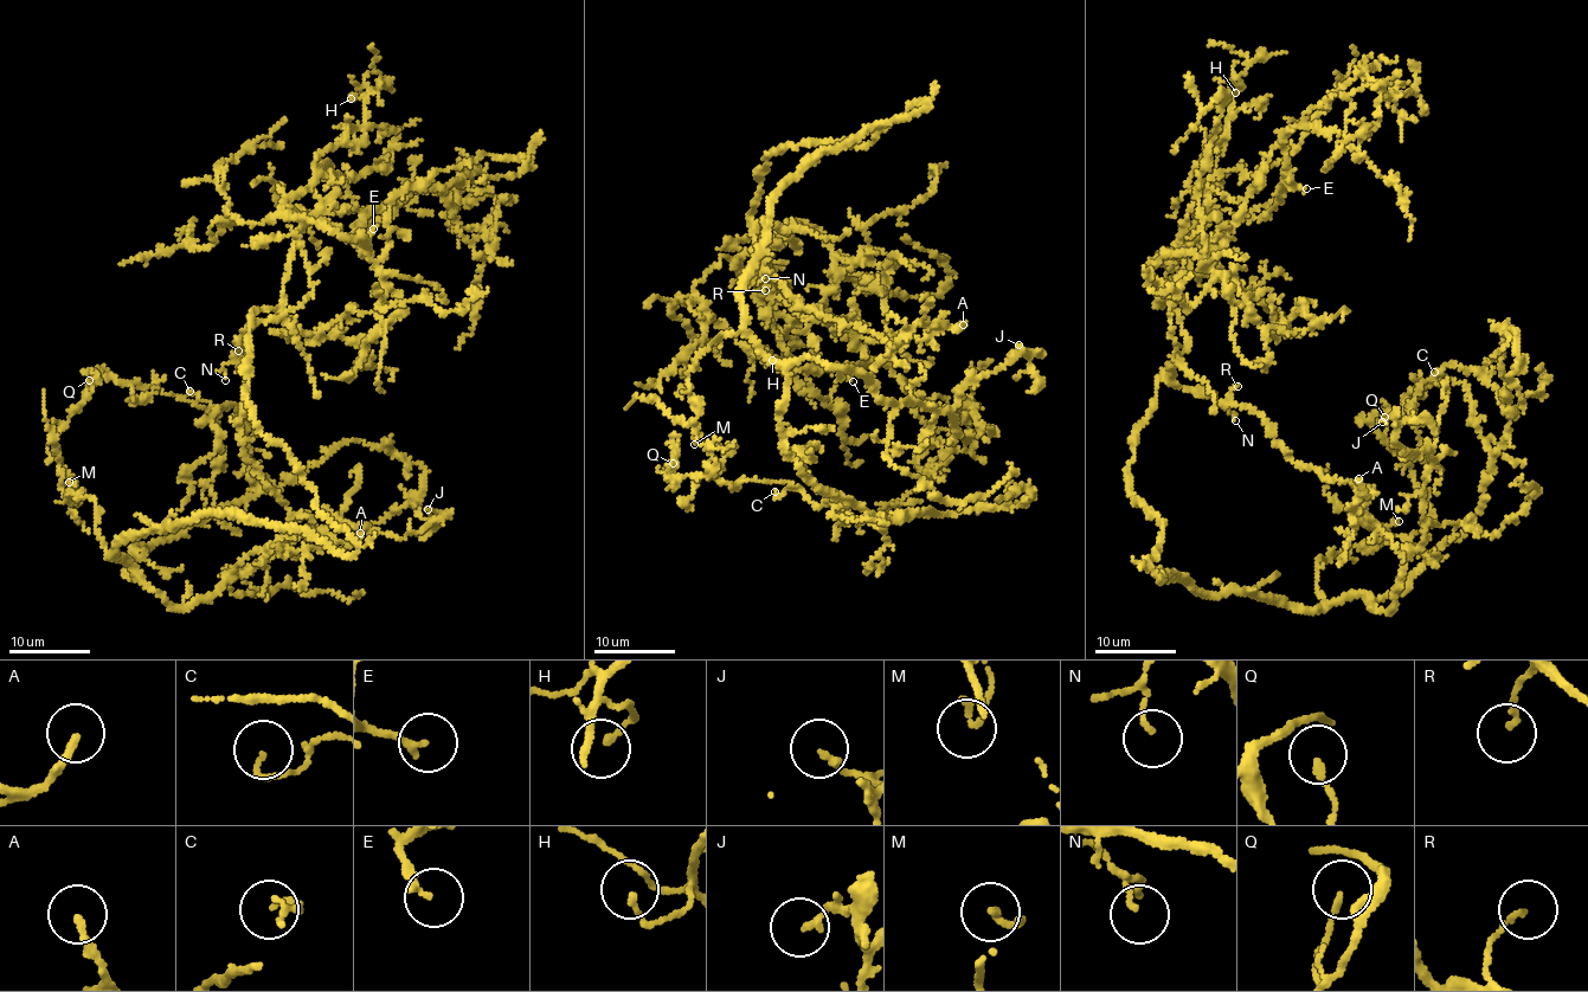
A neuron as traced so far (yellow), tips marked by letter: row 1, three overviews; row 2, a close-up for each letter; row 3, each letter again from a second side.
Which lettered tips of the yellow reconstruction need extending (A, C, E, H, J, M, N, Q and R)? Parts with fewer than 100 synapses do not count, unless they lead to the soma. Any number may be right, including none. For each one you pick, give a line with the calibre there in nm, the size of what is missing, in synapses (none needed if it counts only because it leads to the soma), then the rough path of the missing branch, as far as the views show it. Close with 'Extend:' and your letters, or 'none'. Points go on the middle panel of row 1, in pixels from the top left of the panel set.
Extend: none

